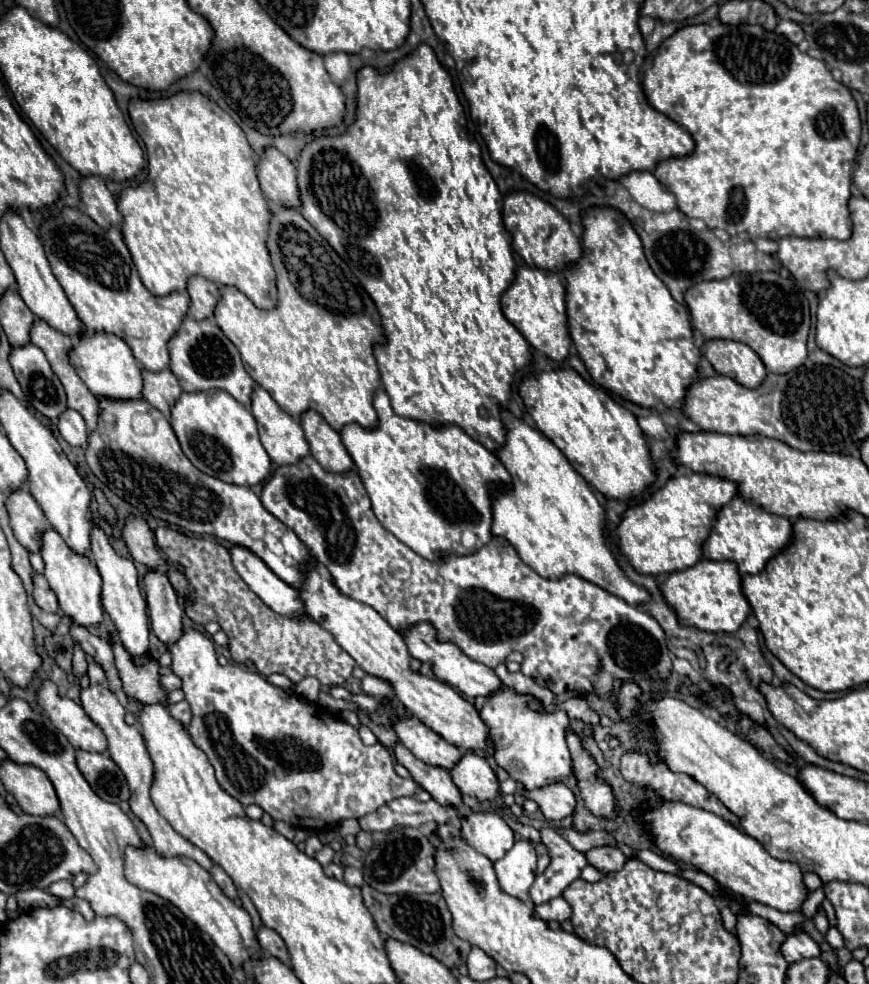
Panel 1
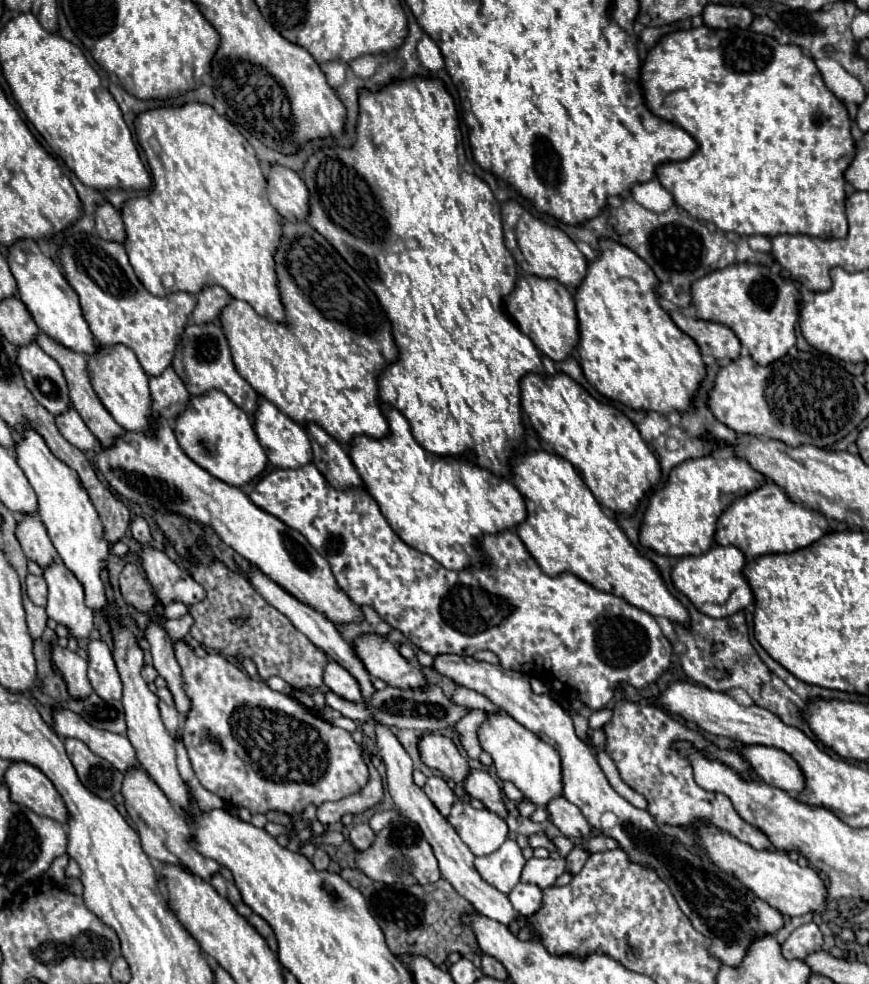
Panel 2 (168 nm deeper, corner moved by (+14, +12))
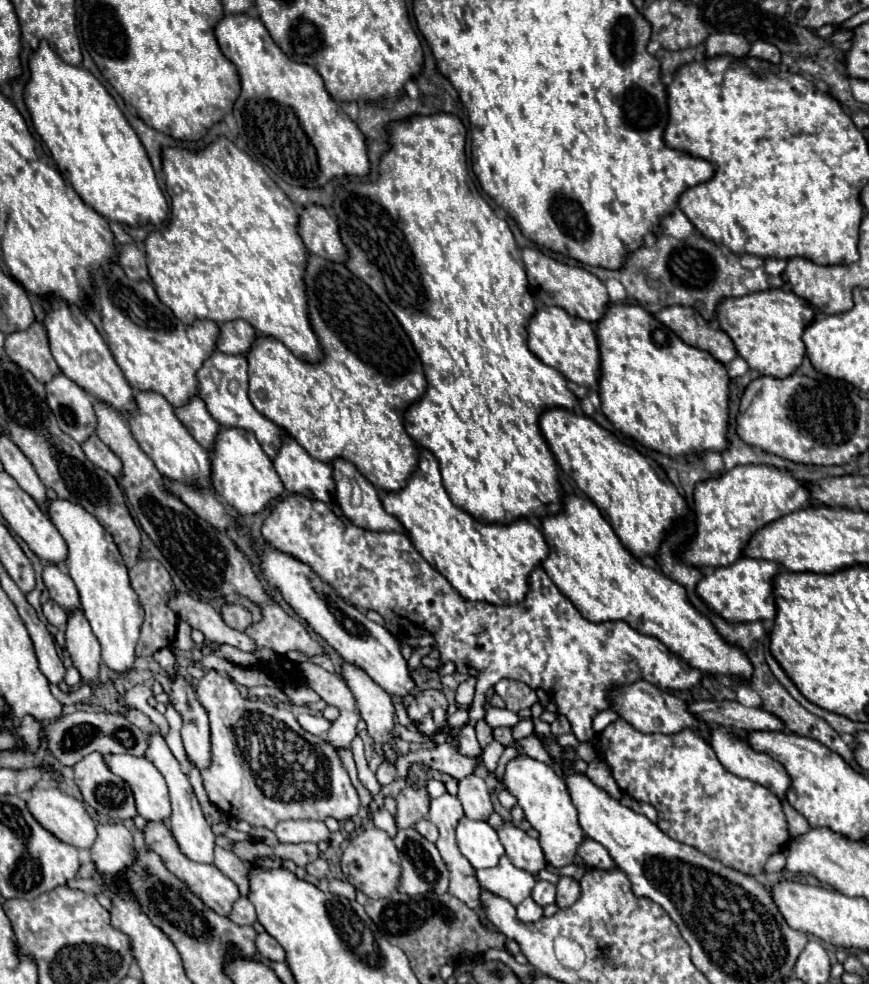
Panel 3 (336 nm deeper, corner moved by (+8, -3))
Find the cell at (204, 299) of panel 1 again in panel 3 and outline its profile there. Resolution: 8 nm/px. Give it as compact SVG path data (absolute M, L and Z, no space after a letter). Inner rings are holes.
M234 320L226 322L220 328L220 342L218 350L224 354L248 354L252 344L256 342L256 330L244 322L244 320Z

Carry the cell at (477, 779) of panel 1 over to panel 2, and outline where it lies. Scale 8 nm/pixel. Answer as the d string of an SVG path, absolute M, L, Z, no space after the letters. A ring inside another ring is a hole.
M470 769L464 781L464 789L468 791L470 797L480 799L486 805L486 809L498 813L500 817L506 817L506 807L502 801L500 787L484 769Z

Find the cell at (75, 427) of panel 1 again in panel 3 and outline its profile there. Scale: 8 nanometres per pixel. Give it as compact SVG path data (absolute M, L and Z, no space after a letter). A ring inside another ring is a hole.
M94 434L88 438L88 442L82 444L82 450L84 454L96 464L100 466L102 470L106 470L108 474L112 474L114 478L120 478L122 476L122 464L120 464L120 458Z

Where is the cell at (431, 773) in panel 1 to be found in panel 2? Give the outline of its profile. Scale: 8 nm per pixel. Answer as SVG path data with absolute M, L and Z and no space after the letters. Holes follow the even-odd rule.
M436 775L428 777L424 785L424 793L444 817L450 815L450 809L454 803L454 791L448 787L448 783L442 777L436 777Z

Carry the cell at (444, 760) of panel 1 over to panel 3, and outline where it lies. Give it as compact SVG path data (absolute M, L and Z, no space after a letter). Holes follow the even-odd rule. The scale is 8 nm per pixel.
M476 774L460 780L458 798L464 806L464 814L472 820L488 820L490 814L494 812L486 782Z

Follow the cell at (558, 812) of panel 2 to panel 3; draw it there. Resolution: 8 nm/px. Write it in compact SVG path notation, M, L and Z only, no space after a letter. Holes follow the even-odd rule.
M584 838L582 846L578 848L578 856L586 862L588 868L598 868L598 870L612 870L612 868L616 868L616 864L610 858L608 850L602 844L598 844L598 842L590 840L590 838Z

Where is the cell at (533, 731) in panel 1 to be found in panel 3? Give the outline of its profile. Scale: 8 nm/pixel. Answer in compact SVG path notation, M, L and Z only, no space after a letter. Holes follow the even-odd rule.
M518 756L518 758L510 760L506 766L504 786L510 794L516 796L518 806L524 810L524 816L532 824L532 828L538 830L538 834L540 834L538 842L546 854L548 864L552 864L554 868L572 864L574 856L578 852L578 846L584 840L584 834L578 824L578 814L570 800L564 780L550 766L546 766L538 760L532 760L530 756Z

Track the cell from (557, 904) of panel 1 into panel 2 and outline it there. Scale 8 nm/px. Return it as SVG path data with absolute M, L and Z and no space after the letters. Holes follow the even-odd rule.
M518 883L510 893L510 903L520 915L534 915L542 907L542 889L538 885L528 885L528 883Z

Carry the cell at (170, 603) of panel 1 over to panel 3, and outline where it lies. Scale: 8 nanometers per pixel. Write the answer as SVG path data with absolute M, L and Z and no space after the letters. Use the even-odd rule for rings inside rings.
M176 676L176 680L172 680L170 700L174 702L176 710L184 718L182 740L184 740L186 754L188 754L190 762L202 772L204 768L208 768L208 764L212 764L212 758L210 758L210 728L208 728L206 710L198 702L194 688L188 686L182 676Z

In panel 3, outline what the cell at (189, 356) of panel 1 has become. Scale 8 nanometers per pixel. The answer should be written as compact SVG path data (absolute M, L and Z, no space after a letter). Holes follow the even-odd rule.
M214 352L212 358L204 364L200 370L200 398L206 402L208 412L216 422L220 422L224 428L242 428L256 436L262 450L268 454L268 458L276 458L282 440L286 436L284 428L276 426L272 420L262 416L248 398L248 362L246 356L230 356L224 352Z

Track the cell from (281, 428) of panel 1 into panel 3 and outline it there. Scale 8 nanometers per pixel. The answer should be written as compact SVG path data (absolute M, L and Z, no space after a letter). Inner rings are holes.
M292 436L284 438L274 460L274 468L290 494L302 494L314 500L334 502L332 466L312 458Z

